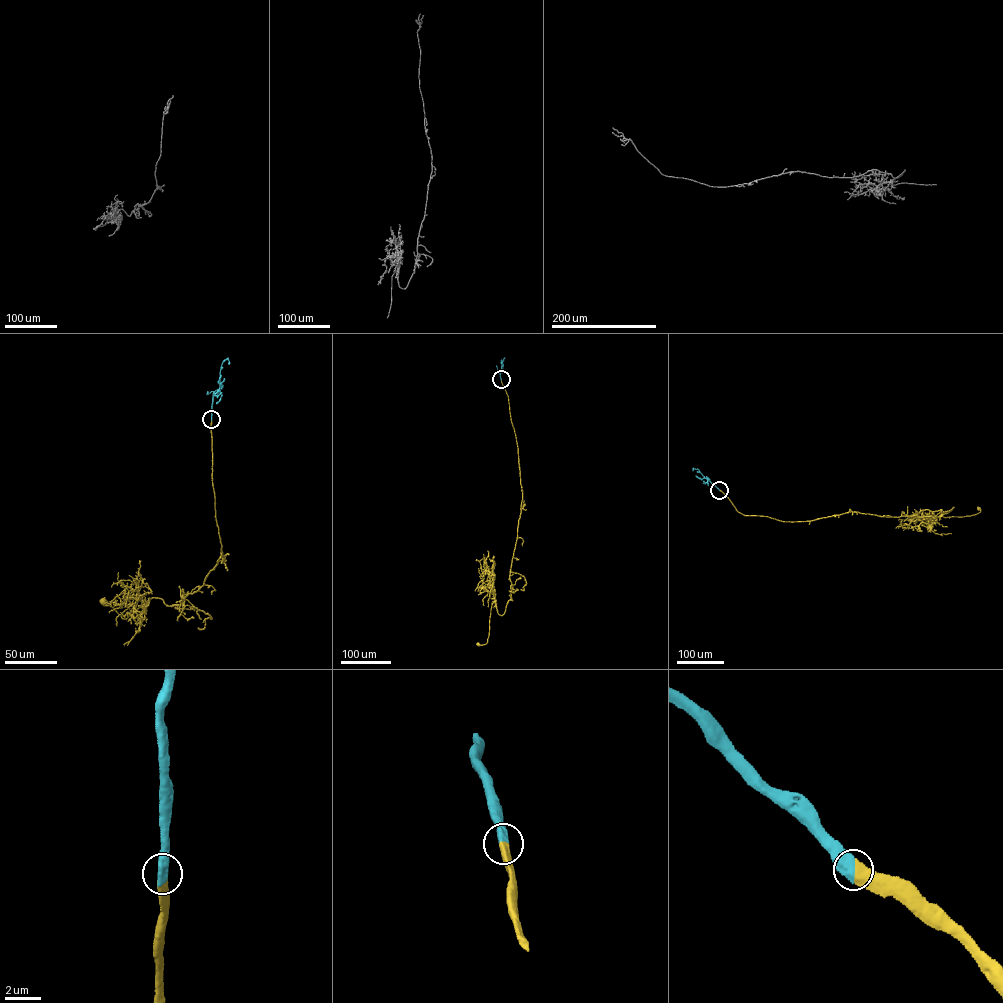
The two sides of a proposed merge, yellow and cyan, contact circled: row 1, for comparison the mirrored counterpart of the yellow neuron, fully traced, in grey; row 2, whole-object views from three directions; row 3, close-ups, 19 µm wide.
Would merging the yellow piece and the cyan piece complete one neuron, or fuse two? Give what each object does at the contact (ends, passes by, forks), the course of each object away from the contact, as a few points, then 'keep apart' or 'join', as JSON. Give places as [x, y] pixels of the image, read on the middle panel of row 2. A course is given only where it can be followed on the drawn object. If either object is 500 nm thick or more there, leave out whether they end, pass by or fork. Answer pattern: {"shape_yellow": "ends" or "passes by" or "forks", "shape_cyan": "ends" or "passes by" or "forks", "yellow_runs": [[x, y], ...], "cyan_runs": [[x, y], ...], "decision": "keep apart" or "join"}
{"yellow_runs": [[501, 379], [518, 448], [522, 500], [510, 572], [512, 600], [502, 615], [494, 601], [487, 642], [478, 644]], "cyan_runs": [[501, 379], [500, 371], [505, 358]], "decision": "join"}

